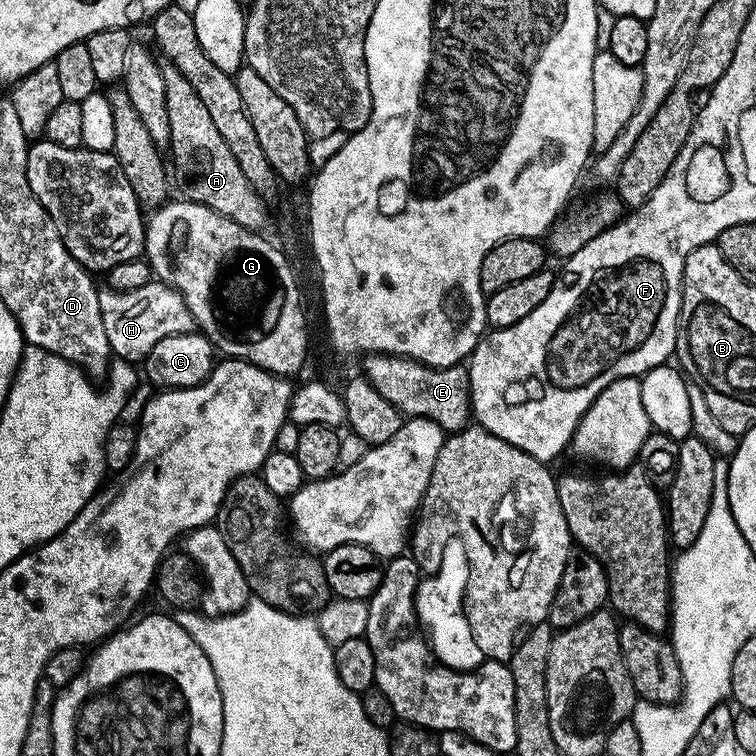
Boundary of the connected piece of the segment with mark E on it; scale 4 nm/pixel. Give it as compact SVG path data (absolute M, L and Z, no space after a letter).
M368 354L363 357L364 379L370 381L374 390L386 398L405 417L421 416L433 420L445 433L459 432L470 424L470 397L468 395L468 373L463 367L431 368L408 360L405 356Z

